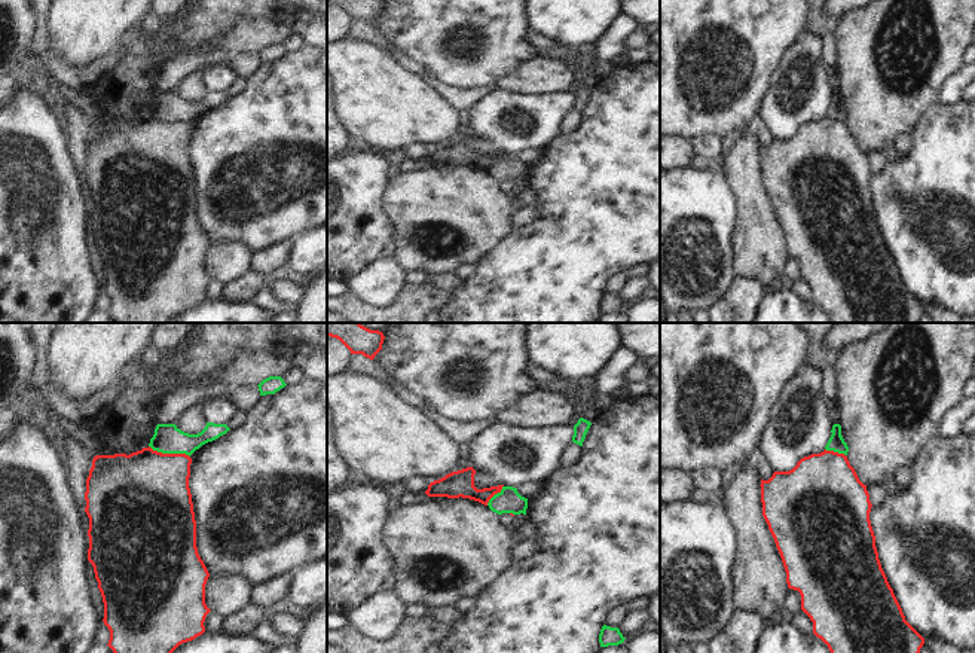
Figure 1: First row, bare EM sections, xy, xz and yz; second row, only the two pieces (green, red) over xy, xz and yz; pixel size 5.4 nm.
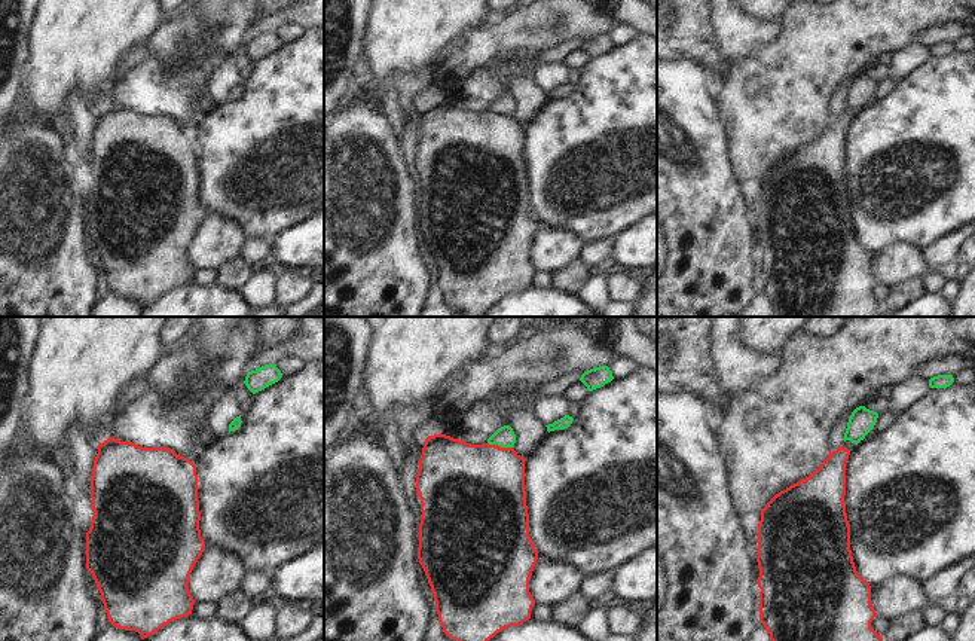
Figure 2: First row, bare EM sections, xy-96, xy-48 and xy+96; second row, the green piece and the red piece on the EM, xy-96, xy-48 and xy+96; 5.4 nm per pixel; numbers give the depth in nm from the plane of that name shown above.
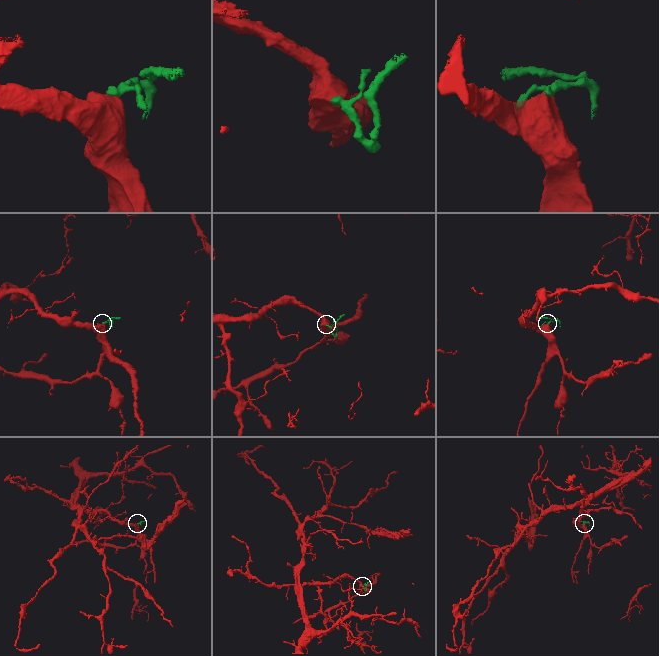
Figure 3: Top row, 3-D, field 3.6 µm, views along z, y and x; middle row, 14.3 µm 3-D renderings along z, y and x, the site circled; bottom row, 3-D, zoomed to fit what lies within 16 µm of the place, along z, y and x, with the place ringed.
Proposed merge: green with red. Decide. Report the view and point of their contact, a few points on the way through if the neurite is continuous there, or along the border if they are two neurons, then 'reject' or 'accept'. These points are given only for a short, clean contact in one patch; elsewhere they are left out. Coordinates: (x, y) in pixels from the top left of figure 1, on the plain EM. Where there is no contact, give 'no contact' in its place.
xy (170, 119) | along xy (149, 112), (162, 119), (185, 119), (189, 124) | reject

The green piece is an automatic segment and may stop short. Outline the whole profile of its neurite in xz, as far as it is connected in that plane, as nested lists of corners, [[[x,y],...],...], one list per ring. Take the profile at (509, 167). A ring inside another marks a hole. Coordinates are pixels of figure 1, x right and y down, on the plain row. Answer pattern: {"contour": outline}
{"contour": [[[502,153],[502,156],[489,167],[488,173],[492,178],[498,181],[526,181],[528,165],[522,164],[517,159],[517,155]]]}

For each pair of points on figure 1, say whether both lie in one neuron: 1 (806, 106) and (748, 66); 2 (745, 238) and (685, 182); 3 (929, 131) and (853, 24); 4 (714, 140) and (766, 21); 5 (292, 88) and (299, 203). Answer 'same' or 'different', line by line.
1: different
2: different
3: different
4: different
5: same

